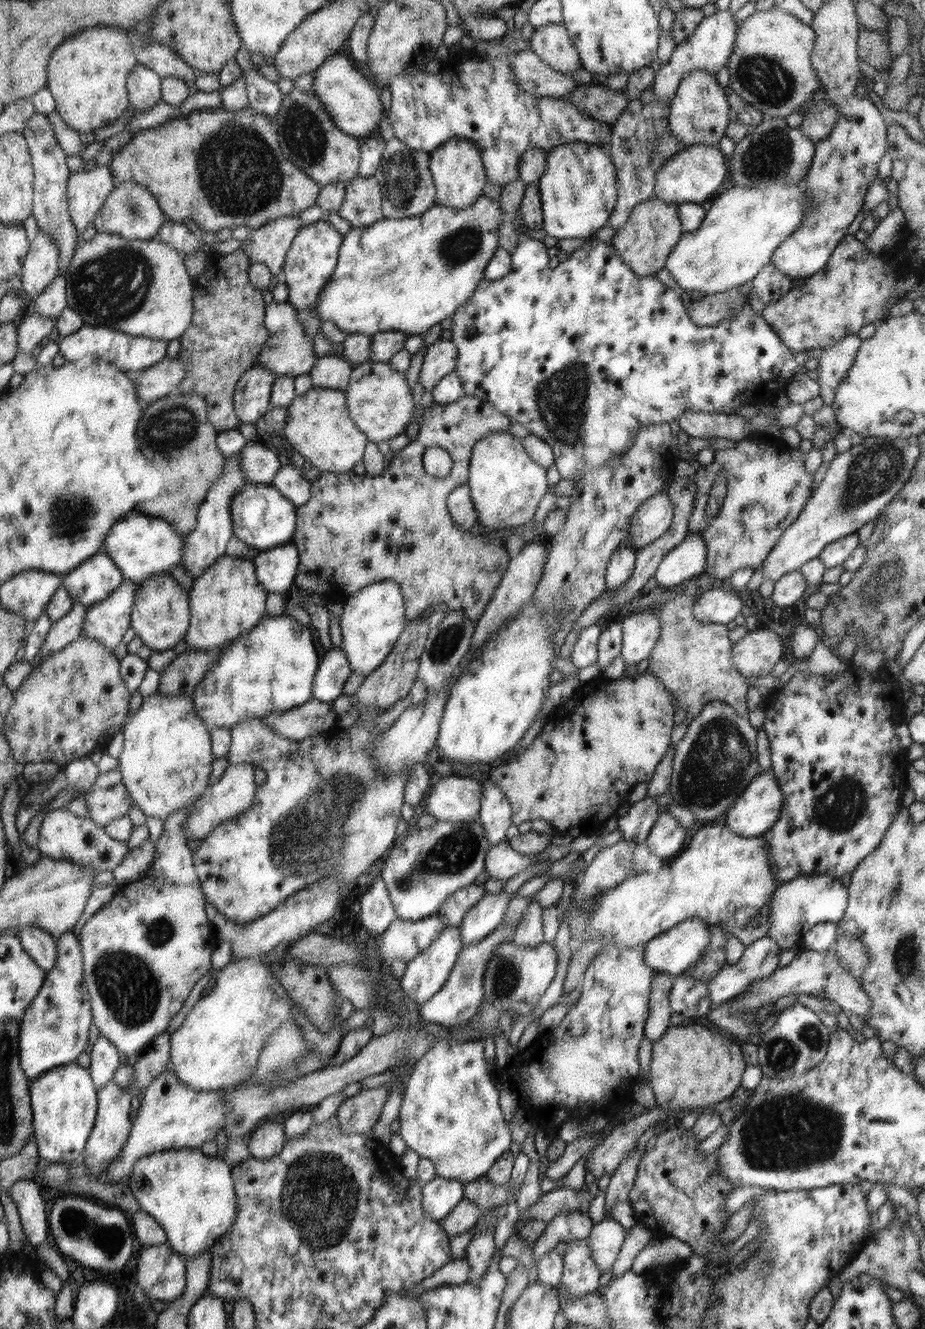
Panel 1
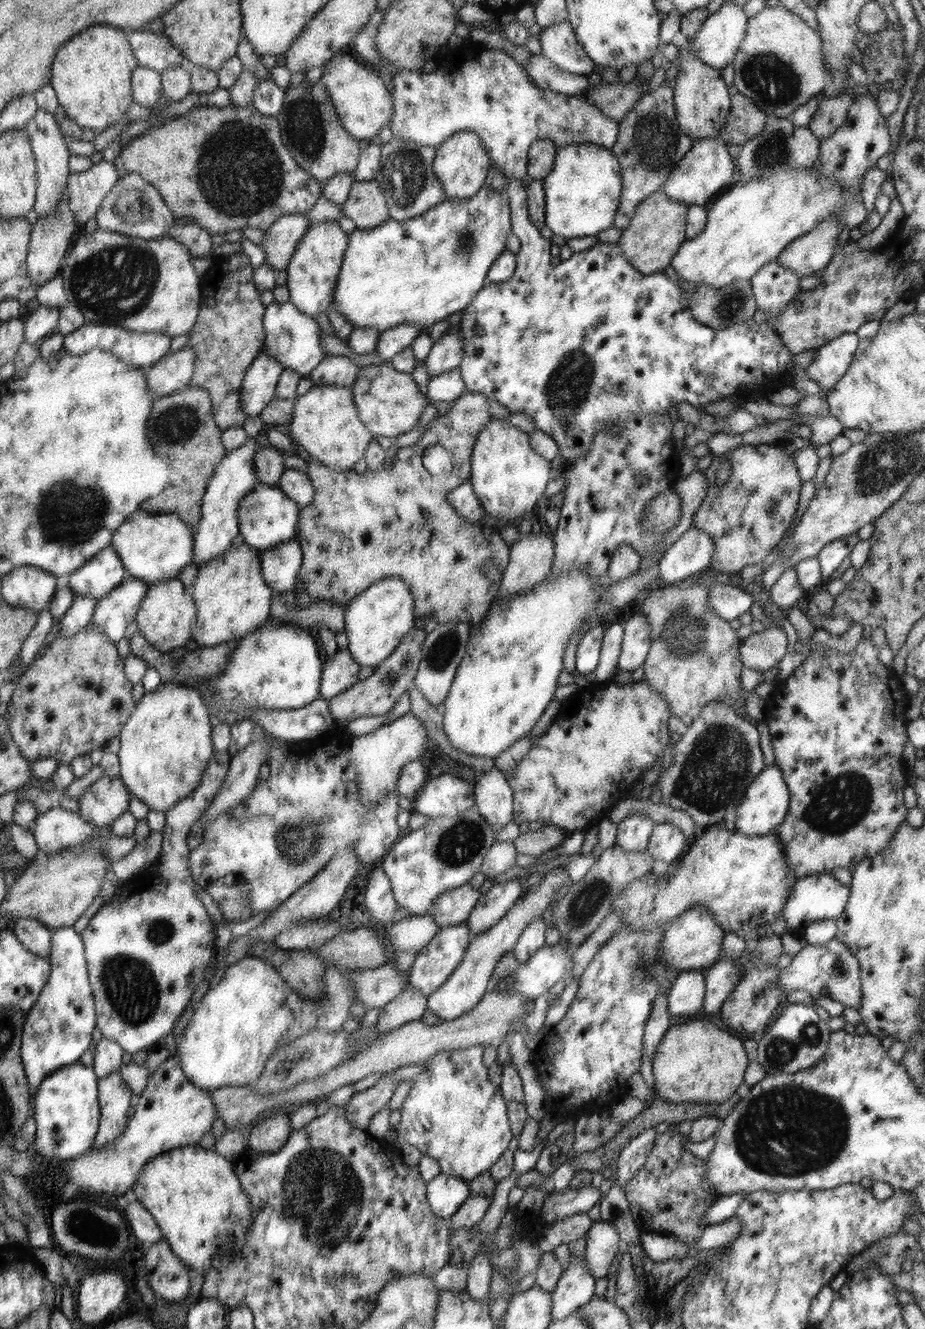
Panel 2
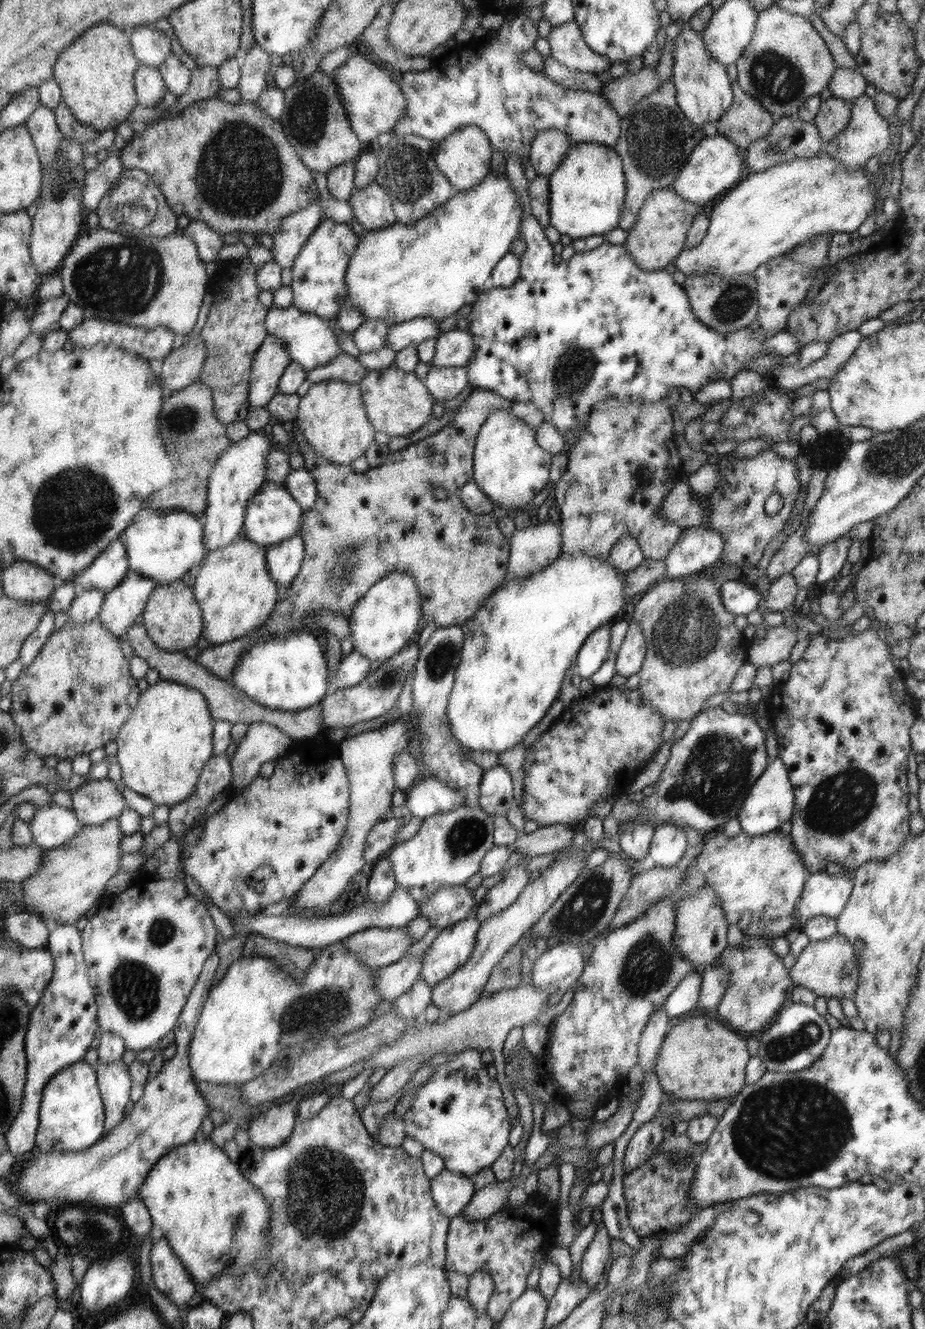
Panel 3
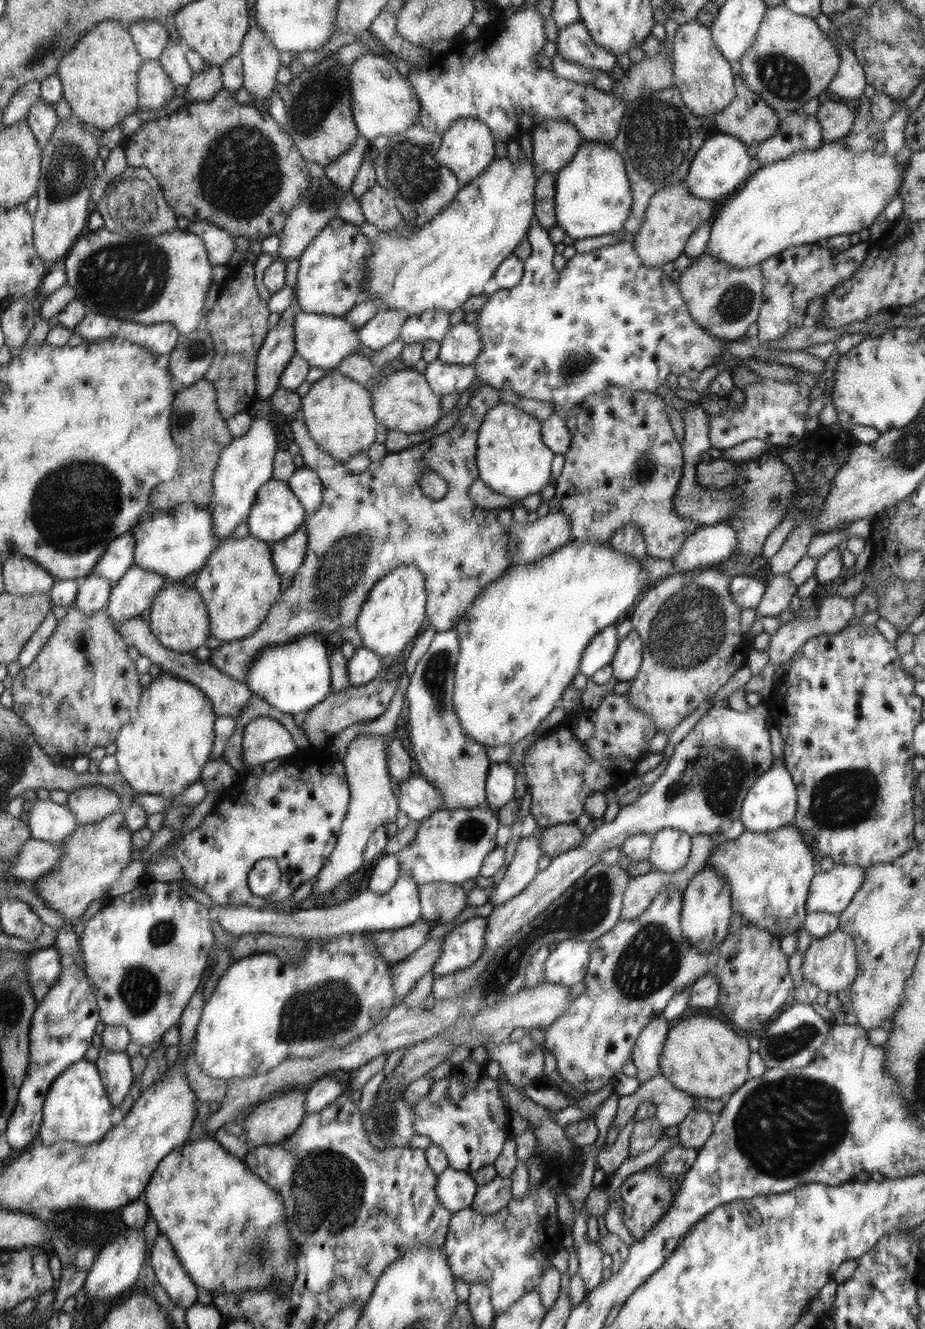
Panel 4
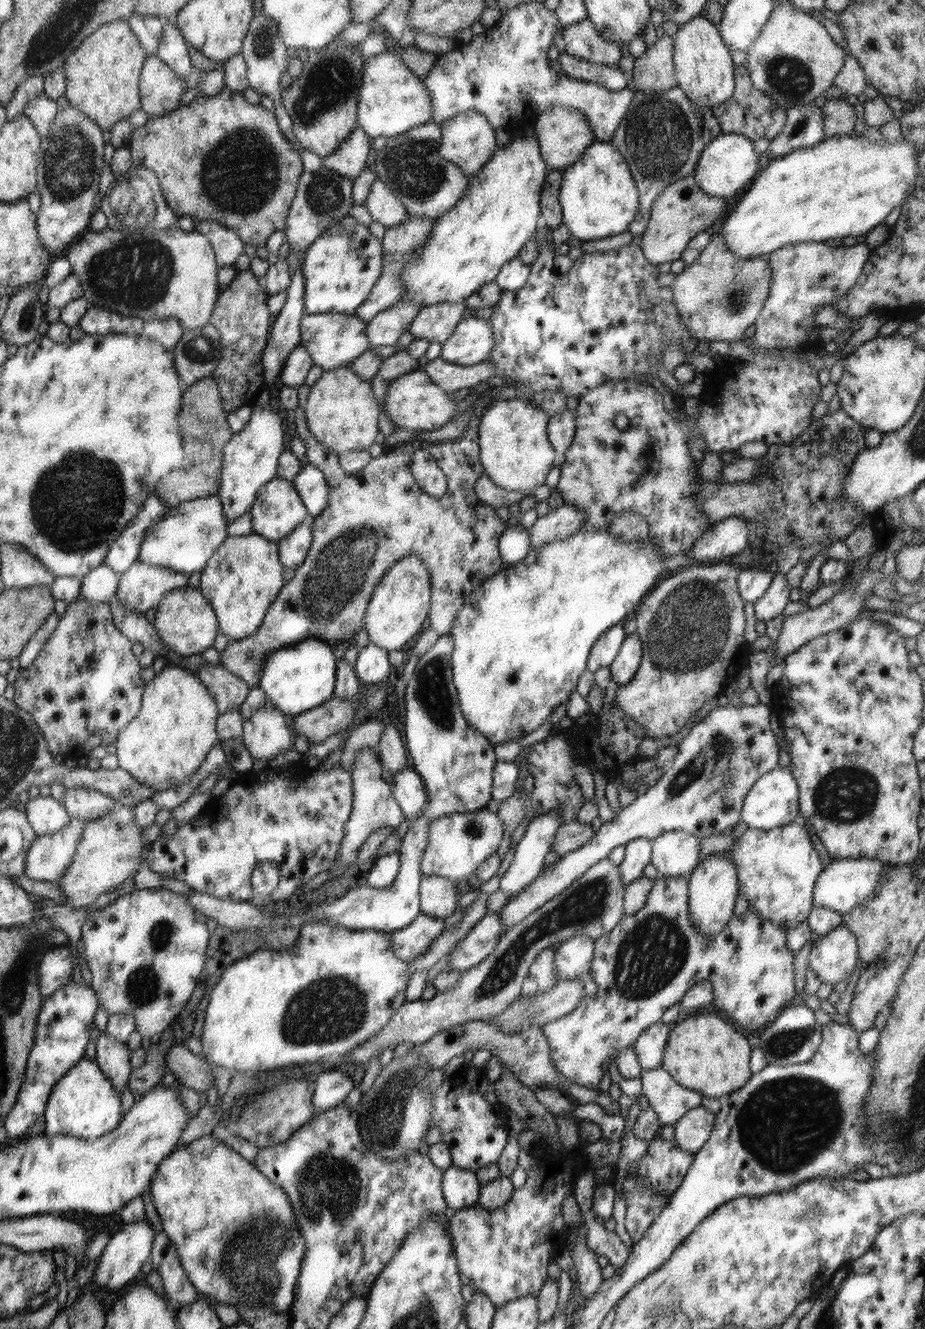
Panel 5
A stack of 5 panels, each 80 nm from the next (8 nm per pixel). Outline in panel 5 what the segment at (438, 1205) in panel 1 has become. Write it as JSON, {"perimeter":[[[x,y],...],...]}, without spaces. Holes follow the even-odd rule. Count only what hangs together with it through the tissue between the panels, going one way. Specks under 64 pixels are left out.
{"perimeter":[[[454,1165],[443,1171],[443,1196],[448,1210],[459,1211],[476,1205],[481,1186],[475,1172]]]}

